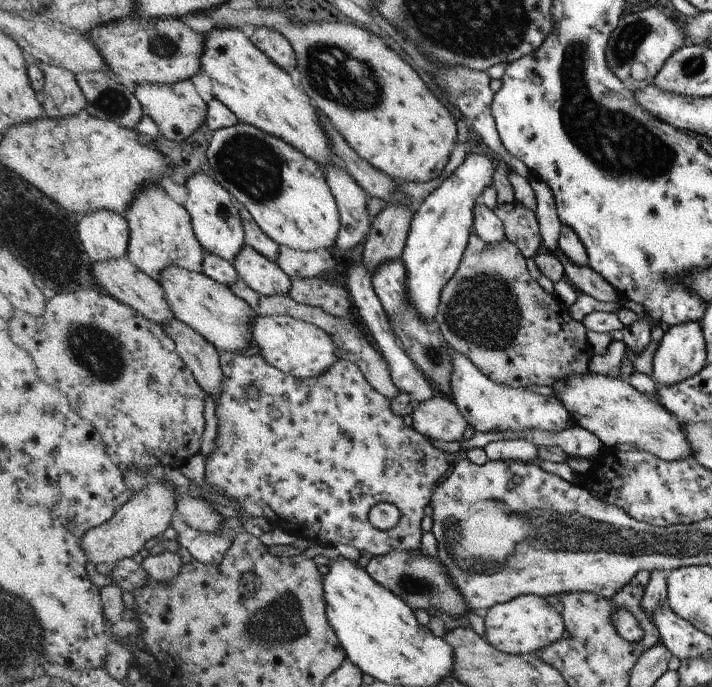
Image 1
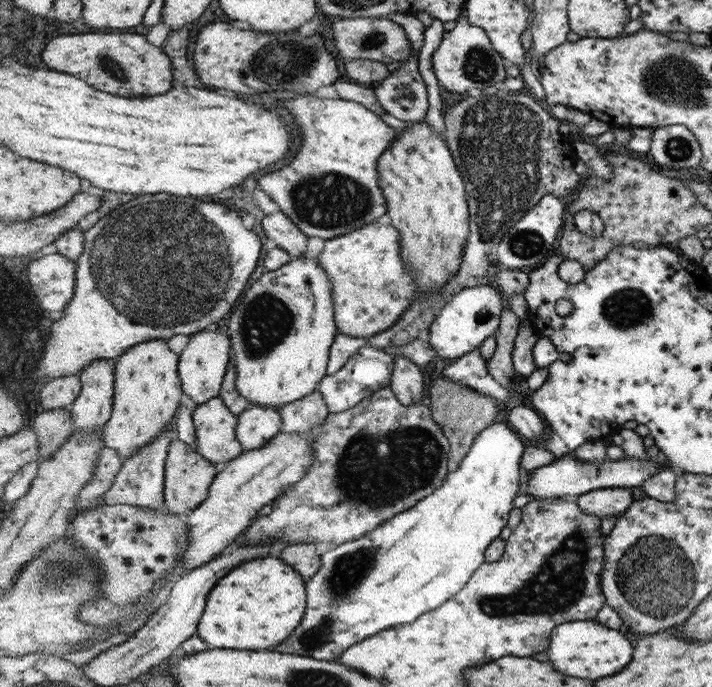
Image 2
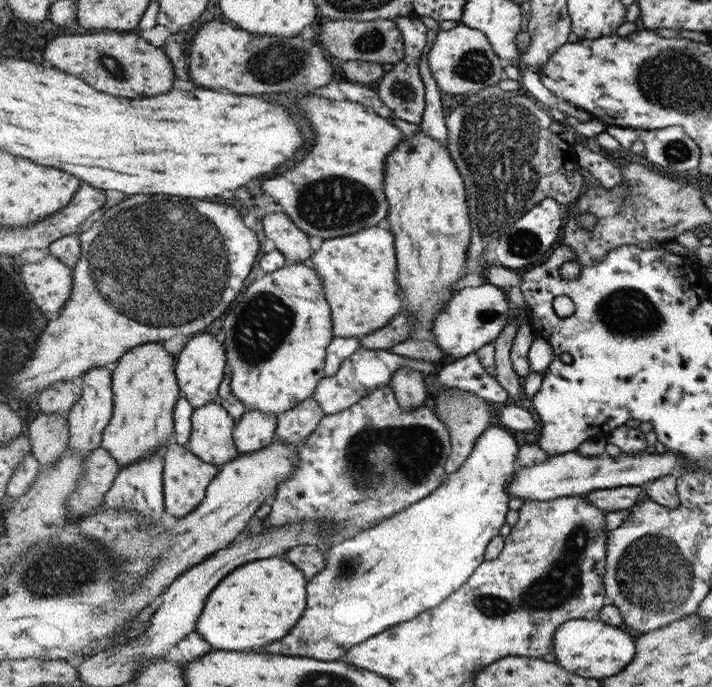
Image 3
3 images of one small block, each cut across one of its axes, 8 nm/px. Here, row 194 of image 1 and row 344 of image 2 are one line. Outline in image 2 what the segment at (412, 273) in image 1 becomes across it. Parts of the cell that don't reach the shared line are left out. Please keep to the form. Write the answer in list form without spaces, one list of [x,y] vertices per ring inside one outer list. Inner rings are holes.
[[[488,285],[461,289],[440,310],[435,321],[430,325],[428,343],[440,358],[459,359],[462,355],[468,355],[476,348],[482,347],[484,342],[498,332],[504,311],[505,301],[501,290]]]

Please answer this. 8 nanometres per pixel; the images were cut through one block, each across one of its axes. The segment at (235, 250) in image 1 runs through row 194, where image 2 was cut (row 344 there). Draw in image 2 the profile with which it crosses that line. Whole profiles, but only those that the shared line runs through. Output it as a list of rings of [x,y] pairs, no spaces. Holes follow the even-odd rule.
[[[215,326],[191,335],[191,343],[182,353],[180,374],[184,390],[198,405],[210,402],[223,391],[225,372],[231,362],[230,340],[226,326]]]

